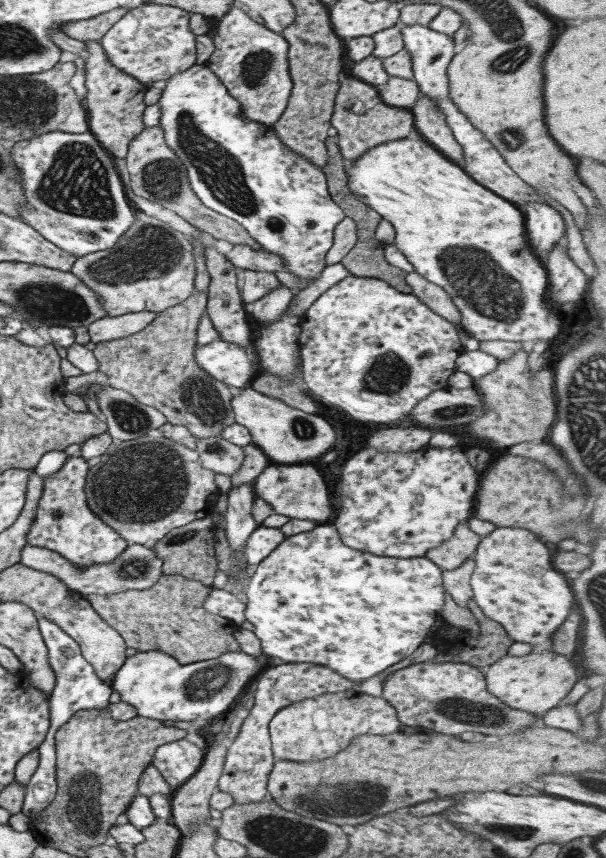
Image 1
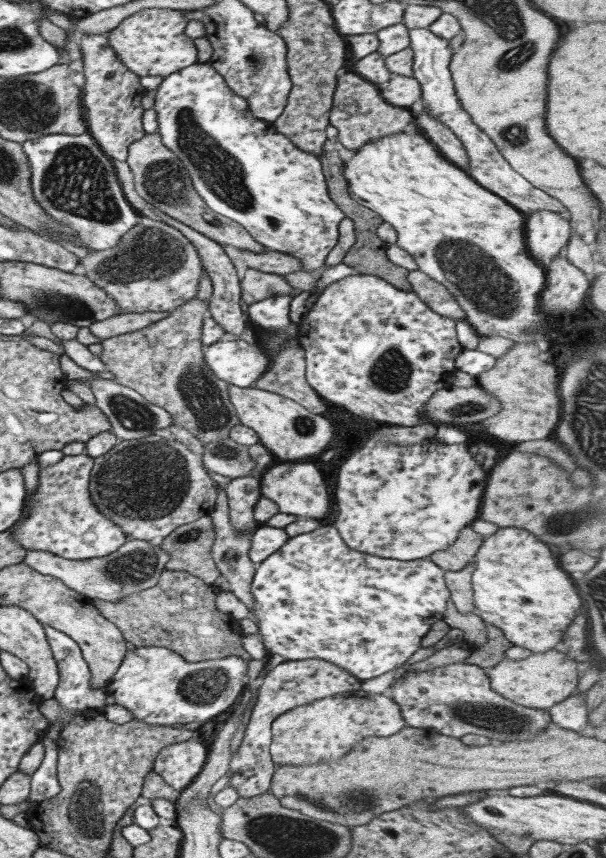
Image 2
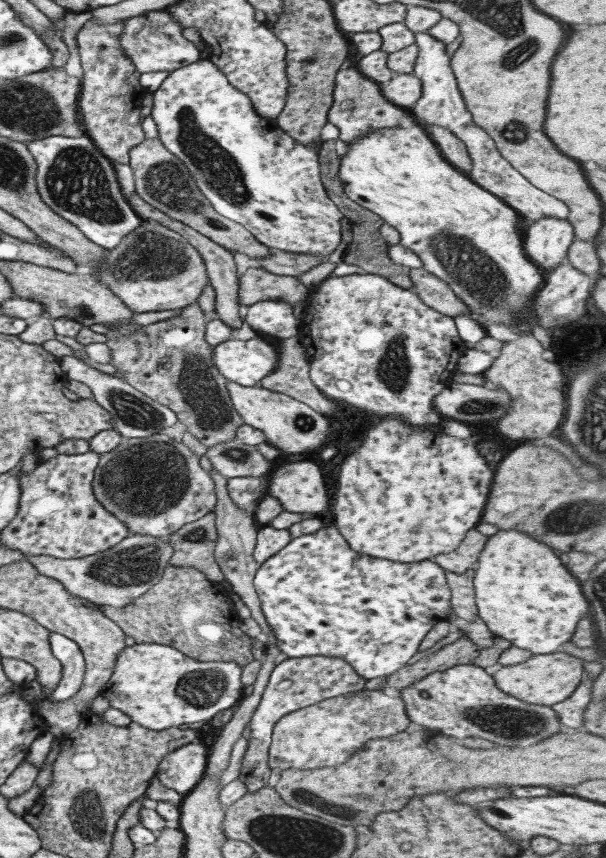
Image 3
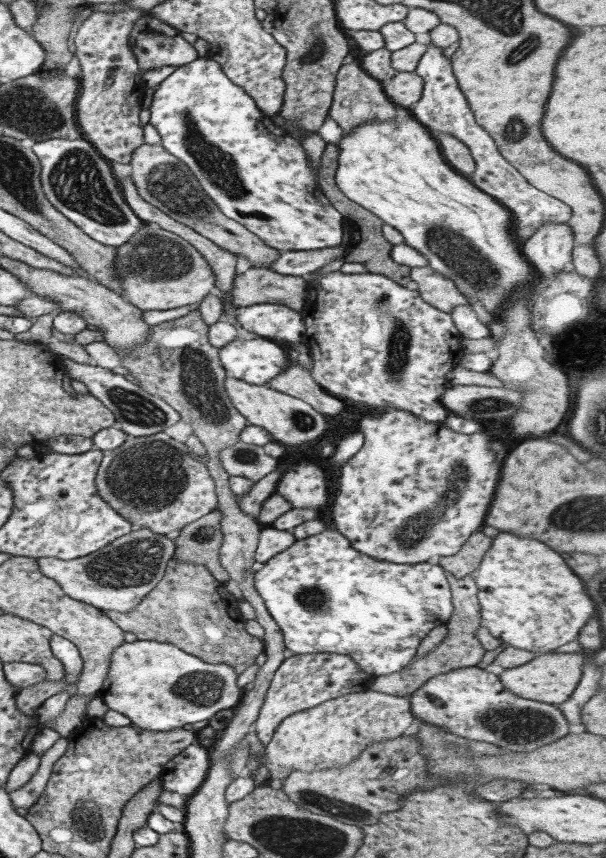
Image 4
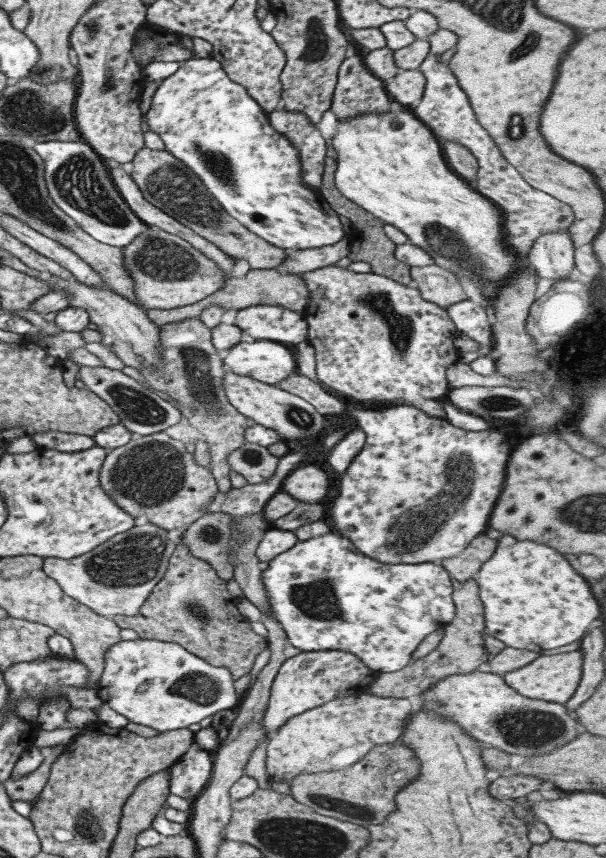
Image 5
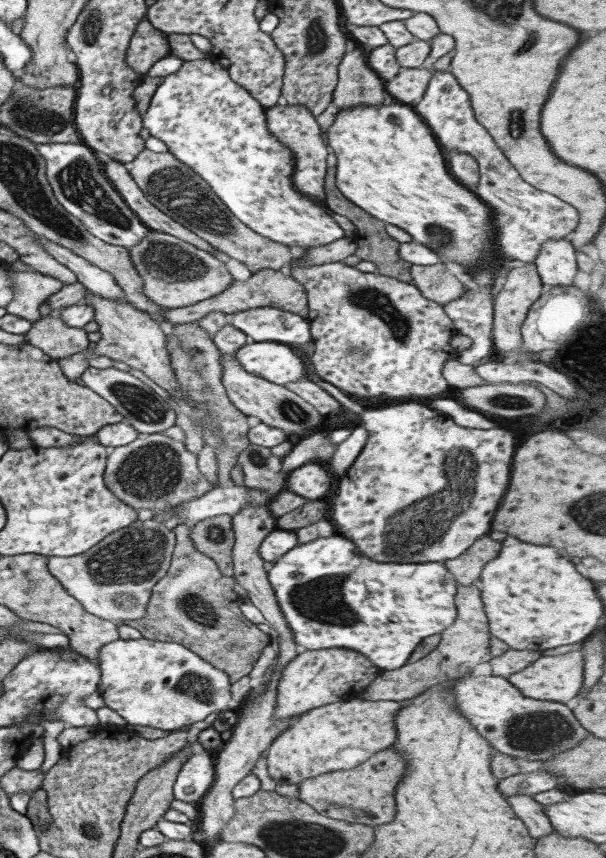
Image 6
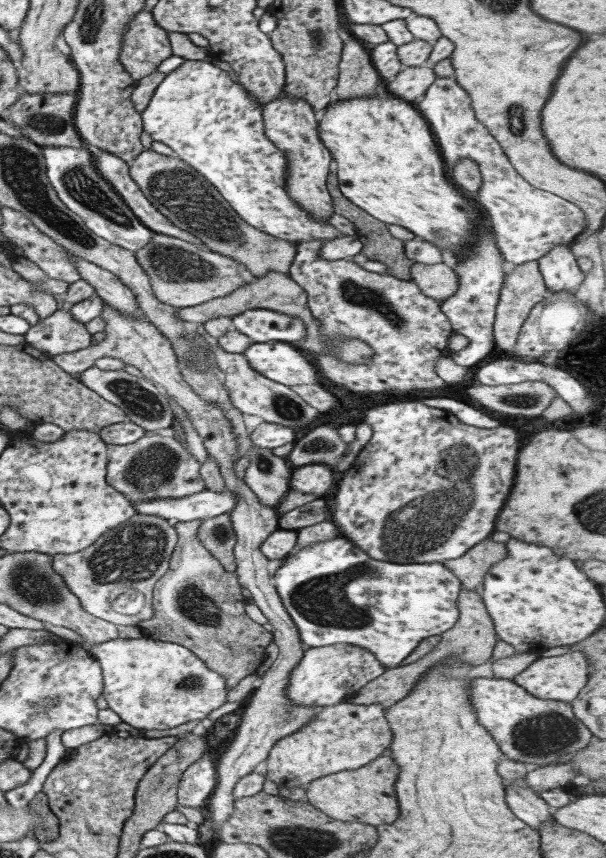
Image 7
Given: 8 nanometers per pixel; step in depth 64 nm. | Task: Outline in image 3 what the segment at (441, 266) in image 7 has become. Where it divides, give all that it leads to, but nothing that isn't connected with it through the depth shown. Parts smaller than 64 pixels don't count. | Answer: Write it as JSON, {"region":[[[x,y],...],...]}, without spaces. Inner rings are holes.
{"region":[[[424,267],[413,268],[409,275],[416,294],[430,308],[452,318],[469,311],[467,304],[455,295],[448,283],[429,273]]]}

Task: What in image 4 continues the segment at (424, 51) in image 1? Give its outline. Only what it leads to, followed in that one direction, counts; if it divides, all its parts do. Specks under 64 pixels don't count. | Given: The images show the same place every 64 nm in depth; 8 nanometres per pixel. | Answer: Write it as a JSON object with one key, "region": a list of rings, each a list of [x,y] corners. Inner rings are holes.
{"region":[[[423,37],[421,40],[426,40],[427,51],[422,55],[415,73],[422,78],[424,85],[422,97],[418,100],[418,103],[410,109],[412,117],[426,126],[429,130],[443,132],[444,134],[449,134],[450,136],[454,136],[454,138],[458,138],[458,140],[469,149],[471,156],[474,157],[475,163],[477,164],[475,172],[470,176],[472,184],[478,184],[476,188],[480,188],[482,192],[488,192],[492,198],[496,198],[496,200],[512,211],[512,226],[514,228],[515,239],[520,244],[521,248],[537,231],[537,228],[540,228],[542,225],[548,223],[567,224],[572,217],[569,206],[565,202],[546,194],[544,191],[534,188],[534,186],[519,173],[517,168],[514,168],[512,164],[500,155],[499,149],[494,140],[490,137],[489,132],[475,121],[475,114],[472,113],[467,99],[457,84],[457,79],[455,78],[453,68],[451,67],[451,59],[444,57],[444,55],[442,55],[443,49],[438,48],[435,44],[431,44],[431,41],[427,37]]]}

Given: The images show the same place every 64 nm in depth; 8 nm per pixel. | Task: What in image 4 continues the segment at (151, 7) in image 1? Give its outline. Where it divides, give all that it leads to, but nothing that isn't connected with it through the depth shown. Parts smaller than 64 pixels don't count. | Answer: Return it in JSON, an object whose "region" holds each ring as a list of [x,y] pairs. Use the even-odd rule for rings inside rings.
{"region":[[[146,13],[142,18],[139,18],[129,34],[129,43],[141,70],[146,71],[159,66],[181,67],[196,60],[199,57],[197,50],[180,33],[172,25],[160,20],[158,16]]]}

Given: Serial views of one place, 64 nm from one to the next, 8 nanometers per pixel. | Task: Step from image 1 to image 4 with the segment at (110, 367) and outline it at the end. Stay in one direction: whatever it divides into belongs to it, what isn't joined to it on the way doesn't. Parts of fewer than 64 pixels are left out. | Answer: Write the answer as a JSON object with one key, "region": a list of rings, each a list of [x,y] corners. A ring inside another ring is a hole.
{"region":[[[199,309],[193,310],[182,318],[169,320],[156,326],[150,326],[150,336],[145,344],[129,348],[122,353],[117,352],[121,366],[130,370],[129,378],[148,391],[151,395],[159,396],[174,410],[179,412],[181,419],[191,425],[194,434],[205,446],[209,460],[207,469],[210,476],[215,480],[218,504],[216,510],[222,514],[221,531],[223,543],[220,547],[220,564],[230,579],[238,583],[242,592],[242,599],[254,607],[256,611],[256,622],[258,622],[266,634],[265,644],[266,662],[256,673],[252,684],[244,691],[243,698],[234,711],[233,718],[224,729],[224,735],[218,735],[213,743],[211,766],[216,761],[221,761],[232,747],[236,747],[246,734],[251,734],[252,727],[258,718],[260,709],[264,705],[264,699],[271,685],[271,680],[278,667],[286,660],[284,638],[278,628],[278,624],[272,620],[264,600],[259,596],[254,587],[255,572],[255,550],[259,541],[262,526],[251,514],[244,514],[237,503],[235,494],[229,483],[229,474],[220,462],[220,451],[223,448],[234,446],[239,441],[240,433],[247,427],[247,418],[242,416],[232,404],[225,389],[226,370],[218,358],[219,349],[212,346],[209,341],[209,326],[201,317]]]}

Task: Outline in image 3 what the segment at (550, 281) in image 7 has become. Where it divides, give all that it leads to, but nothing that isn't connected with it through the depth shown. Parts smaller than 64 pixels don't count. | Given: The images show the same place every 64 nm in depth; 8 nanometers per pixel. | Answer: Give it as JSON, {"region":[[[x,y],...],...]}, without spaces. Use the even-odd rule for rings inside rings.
{"region":[[[544,217],[524,232],[523,247],[529,259],[544,273],[567,261],[567,252],[575,241],[568,219]]]}

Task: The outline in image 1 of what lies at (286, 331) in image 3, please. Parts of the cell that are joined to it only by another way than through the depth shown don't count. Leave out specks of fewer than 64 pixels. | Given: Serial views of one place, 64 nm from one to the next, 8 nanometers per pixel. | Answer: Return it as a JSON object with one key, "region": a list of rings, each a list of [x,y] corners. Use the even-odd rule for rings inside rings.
{"region":[[[281,285],[260,298],[254,303],[247,305],[247,310],[252,313],[261,324],[268,324],[281,318],[289,304],[293,300],[290,289]]]}

